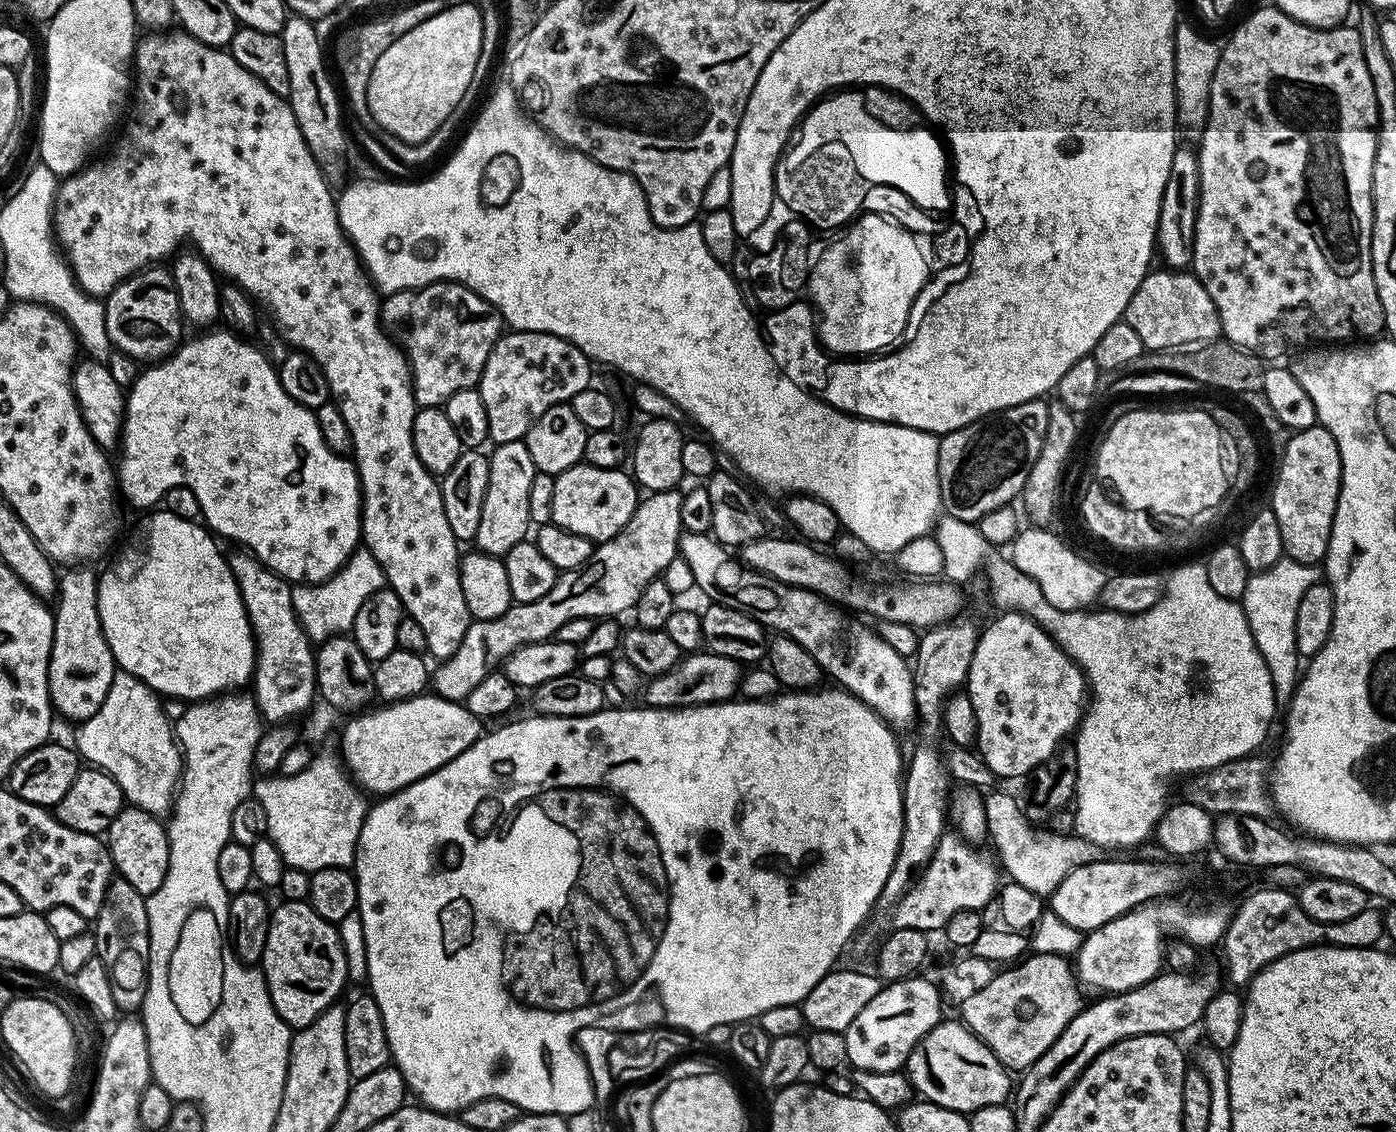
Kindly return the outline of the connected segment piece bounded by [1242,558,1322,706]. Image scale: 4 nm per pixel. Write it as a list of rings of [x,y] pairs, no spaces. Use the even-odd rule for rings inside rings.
[[[1285,558],[1270,566],[1270,570],[1251,573],[1246,582],[1242,607],[1254,634],[1254,642],[1270,670],[1277,705],[1286,706],[1292,700],[1298,683],[1298,669],[1302,664],[1300,651],[1294,642],[1294,618],[1298,618],[1298,602],[1302,602],[1302,594],[1306,594],[1310,586],[1321,583],[1321,580],[1320,564],[1303,564]]]

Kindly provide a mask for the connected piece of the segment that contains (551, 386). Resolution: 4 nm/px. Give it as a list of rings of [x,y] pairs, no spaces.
[[[505,331],[486,358],[478,385],[482,406],[486,406],[489,441],[497,445],[523,440],[550,406],[571,402],[578,390],[593,383],[592,368],[593,361],[578,346],[554,334]]]

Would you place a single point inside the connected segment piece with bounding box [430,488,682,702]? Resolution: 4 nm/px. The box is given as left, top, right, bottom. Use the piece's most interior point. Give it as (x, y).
(617, 573)

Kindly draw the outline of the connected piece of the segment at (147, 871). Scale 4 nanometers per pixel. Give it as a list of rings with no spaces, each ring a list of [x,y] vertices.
[[[126,806],[110,822],[106,833],[108,853],[112,855],[112,867],[118,873],[119,879],[130,882],[138,894],[147,898],[162,886],[166,878],[166,870],[170,862],[170,846],[168,845],[168,830],[155,816],[146,810]]]

